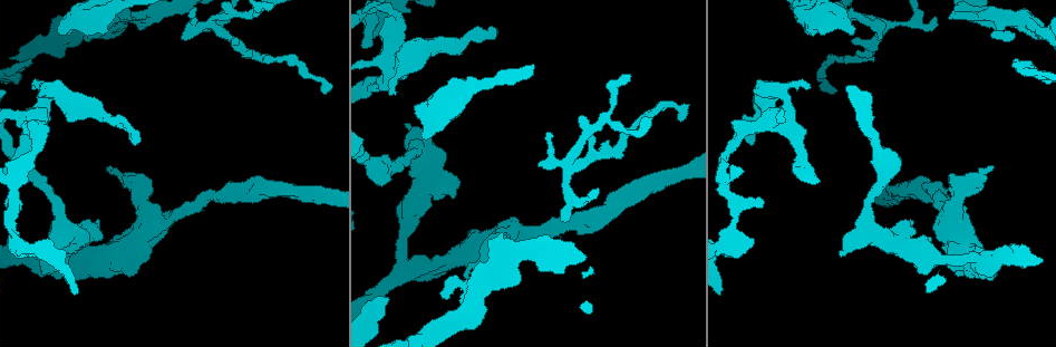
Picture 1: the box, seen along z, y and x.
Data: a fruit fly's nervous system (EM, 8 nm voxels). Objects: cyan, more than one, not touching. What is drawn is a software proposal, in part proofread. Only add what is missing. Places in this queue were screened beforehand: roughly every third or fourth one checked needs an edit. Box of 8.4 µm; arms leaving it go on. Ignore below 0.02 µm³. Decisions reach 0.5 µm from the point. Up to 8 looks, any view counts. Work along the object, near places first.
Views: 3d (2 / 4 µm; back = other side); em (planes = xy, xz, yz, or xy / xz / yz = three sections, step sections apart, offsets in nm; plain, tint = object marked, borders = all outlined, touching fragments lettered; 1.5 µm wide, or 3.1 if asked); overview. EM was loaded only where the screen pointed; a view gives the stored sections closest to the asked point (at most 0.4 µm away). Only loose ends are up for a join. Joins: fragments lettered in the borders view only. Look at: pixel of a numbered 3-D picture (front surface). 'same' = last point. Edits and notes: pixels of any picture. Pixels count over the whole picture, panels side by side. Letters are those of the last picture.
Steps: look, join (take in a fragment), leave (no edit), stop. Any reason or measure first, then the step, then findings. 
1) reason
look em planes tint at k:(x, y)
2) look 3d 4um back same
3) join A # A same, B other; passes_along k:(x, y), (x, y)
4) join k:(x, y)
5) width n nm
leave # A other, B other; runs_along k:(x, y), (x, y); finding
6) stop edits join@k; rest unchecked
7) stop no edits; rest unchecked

branch stops here
look 3d 4um back at 1:(993, 166)

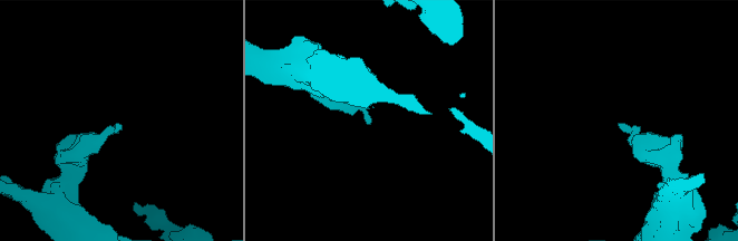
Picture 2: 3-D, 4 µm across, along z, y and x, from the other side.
need the tissue
look em yz step 4 borders at 2:(619, 123)

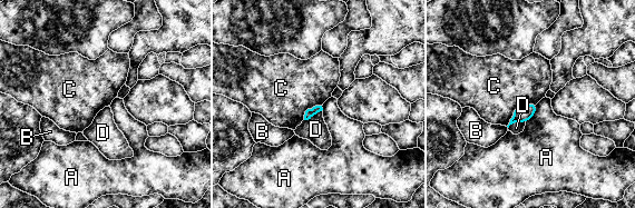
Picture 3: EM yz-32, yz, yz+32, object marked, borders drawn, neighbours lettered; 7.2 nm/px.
leave # A other, B other, C other, D other; border 3:(536, 102), (519, 105), (506, 126); no lettered fragment goes on from it

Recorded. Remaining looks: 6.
an open end
look em planes borders at 1:(29, 59)

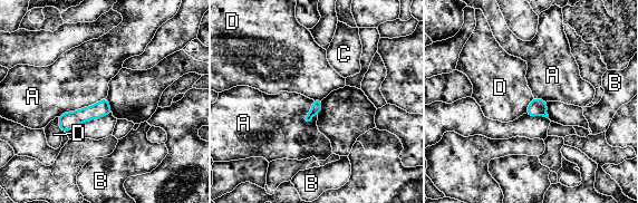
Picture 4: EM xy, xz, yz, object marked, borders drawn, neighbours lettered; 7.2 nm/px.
leave # A other, B other, C other, D other; runs_along 4:(105, 100), (65, 129); no lettered fragment goes on from it

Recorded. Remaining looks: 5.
an open end
look em planes borders at 1:(810, 85)

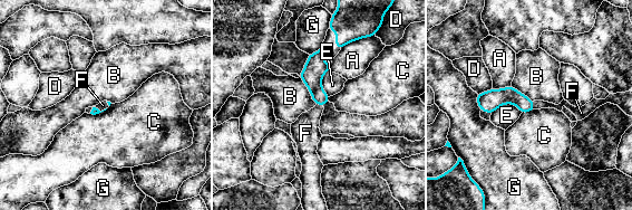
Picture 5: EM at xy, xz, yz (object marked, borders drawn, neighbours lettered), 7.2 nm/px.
join 5:(537, 104) # A other, B other, C other, D other, E other, F same, G other; passes_along 5:(508, 95), (533, 105), (537, 104); it goes on there

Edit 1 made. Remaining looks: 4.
stop edits join@5; rest unchecked

